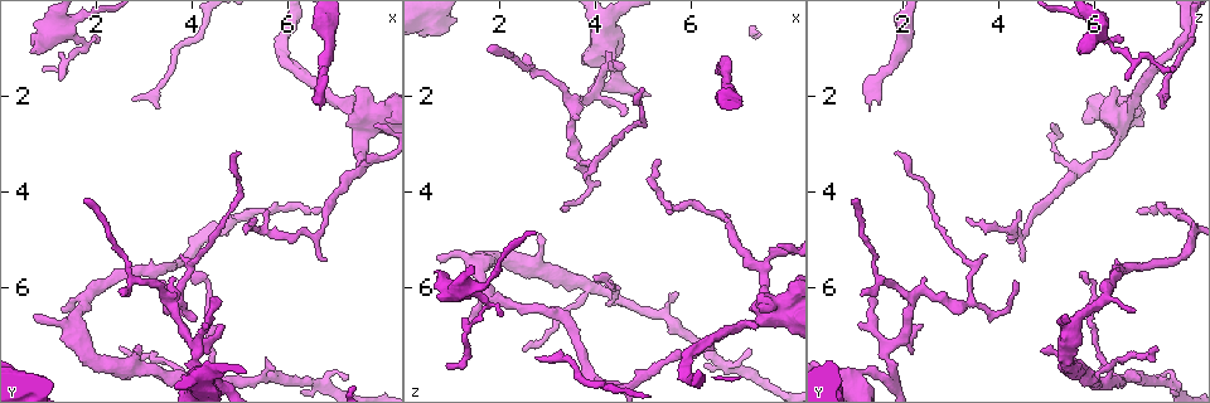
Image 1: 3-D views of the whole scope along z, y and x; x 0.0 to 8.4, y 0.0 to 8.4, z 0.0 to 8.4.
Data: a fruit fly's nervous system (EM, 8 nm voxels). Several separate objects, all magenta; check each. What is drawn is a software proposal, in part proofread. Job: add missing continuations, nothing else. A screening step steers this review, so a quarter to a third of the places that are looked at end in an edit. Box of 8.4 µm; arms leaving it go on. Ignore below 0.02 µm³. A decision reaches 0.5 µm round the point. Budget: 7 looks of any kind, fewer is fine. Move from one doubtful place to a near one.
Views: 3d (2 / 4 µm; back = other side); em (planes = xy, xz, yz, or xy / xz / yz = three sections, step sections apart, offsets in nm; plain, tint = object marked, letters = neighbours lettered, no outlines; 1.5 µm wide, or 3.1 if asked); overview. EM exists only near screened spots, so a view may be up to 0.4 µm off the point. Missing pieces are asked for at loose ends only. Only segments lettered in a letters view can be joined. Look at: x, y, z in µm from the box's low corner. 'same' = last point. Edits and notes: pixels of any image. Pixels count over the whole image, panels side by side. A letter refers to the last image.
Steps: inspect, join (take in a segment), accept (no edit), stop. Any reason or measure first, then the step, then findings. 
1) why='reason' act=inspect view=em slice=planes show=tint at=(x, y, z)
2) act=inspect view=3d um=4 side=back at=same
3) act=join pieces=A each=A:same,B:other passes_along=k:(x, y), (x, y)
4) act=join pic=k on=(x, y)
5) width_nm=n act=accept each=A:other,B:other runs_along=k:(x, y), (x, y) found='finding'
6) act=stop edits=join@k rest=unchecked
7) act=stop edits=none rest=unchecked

why='end of a long branch' act=inspect view=em slice=planes show=letters at=(6.70, 2.30, 1.30)

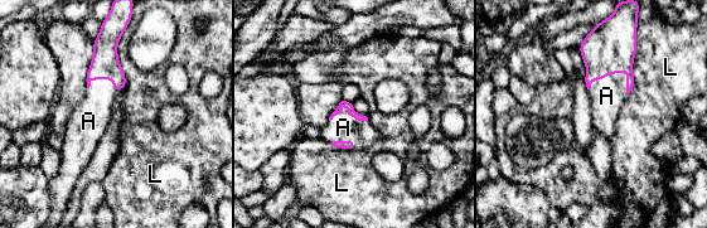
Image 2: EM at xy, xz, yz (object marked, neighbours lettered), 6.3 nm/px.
act=join pieces=A each=A:same,L:other passes_along=2:(608, 49), (605, 77), (606, 96) found='it goes on there'

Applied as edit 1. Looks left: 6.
why='an open end' act=inspect view=em slice=yz step=8 show=letters at=(0.65, 1.05, 5.70)

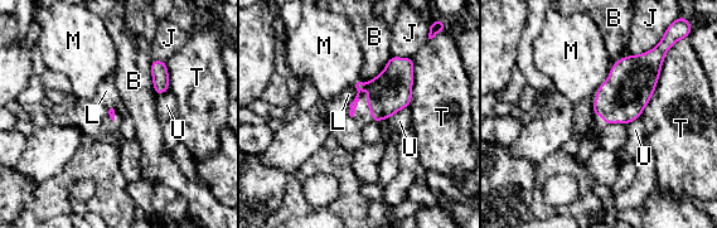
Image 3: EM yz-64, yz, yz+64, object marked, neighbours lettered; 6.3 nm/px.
act=accept each=B:other,J:other,L:other,M:other,T:other,U:other border=3:(355, 86), (357, 95), (353, 98) found='no lettered segment goes on from it'

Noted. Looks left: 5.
why='branch stops here' act=inspect view=em slice=planes show=letters at=(0.90, 1.50, 7.70)

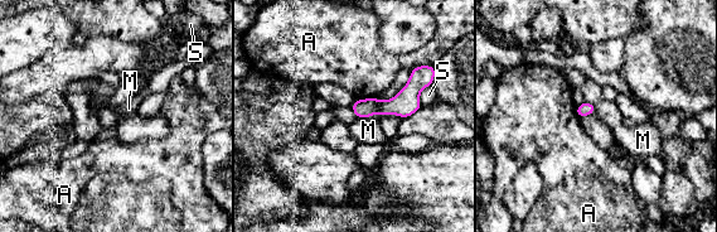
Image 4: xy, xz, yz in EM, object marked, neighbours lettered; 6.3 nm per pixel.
width_nm=90 act=accept each=A:other,M:other,S:other runs_along=4:(420, 82), (396, 106), (355, 109) found='none of them fits'

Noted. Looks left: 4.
act=stop edits=join@2 rest=unchecked

